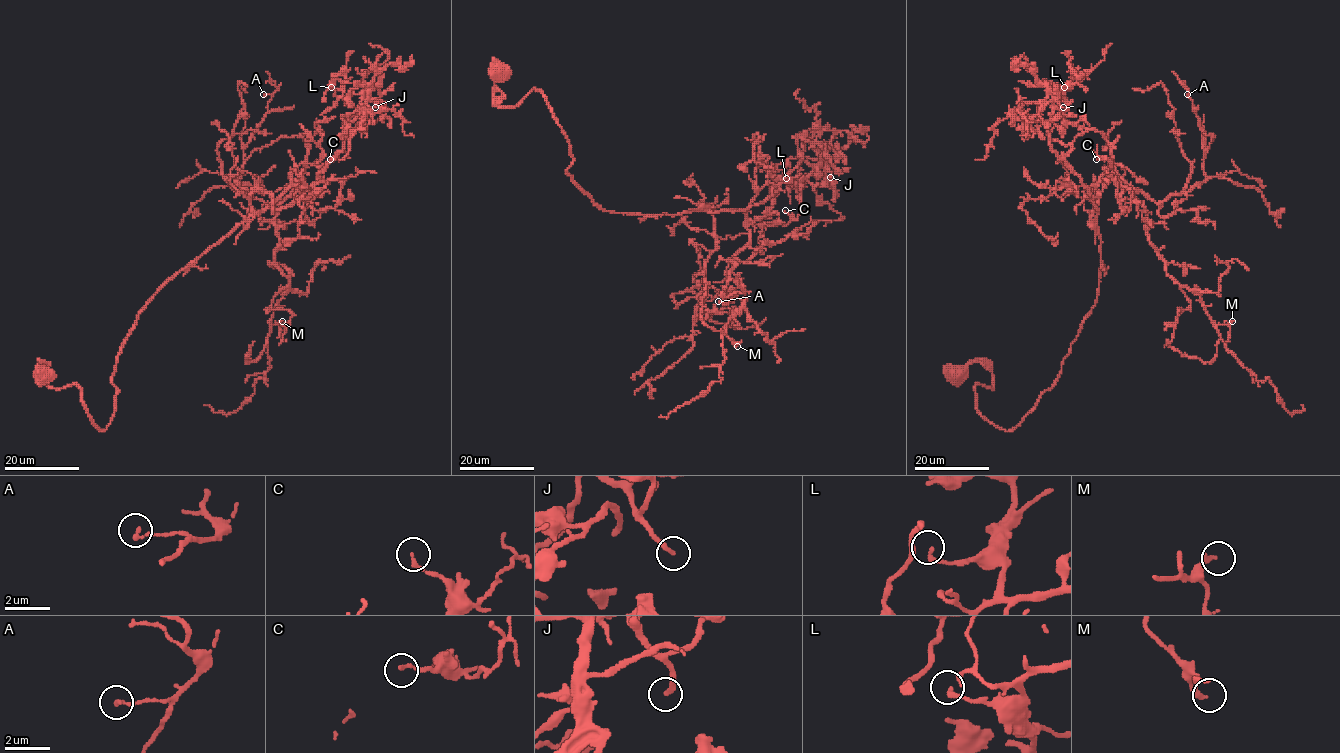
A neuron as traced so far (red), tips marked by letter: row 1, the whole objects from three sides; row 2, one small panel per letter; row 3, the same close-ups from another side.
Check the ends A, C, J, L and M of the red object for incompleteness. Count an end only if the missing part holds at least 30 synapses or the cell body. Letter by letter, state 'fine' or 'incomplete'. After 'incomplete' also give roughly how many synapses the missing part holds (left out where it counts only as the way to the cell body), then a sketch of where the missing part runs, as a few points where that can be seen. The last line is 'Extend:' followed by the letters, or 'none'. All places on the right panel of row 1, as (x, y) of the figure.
A: fine
C: fine
J: incomplete; 35 synapses; course (1063, 107), (1073, 114), (1070, 137)
L: fine
M: fine
Extend: J

